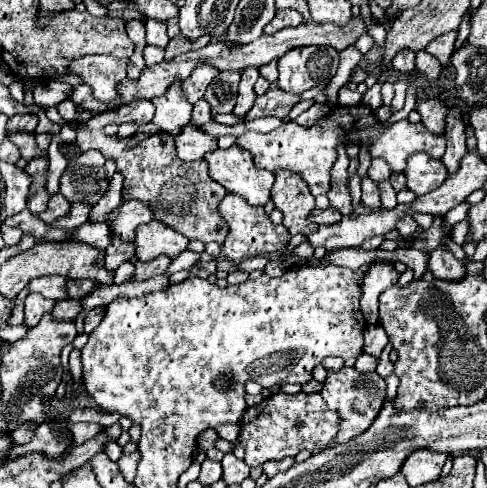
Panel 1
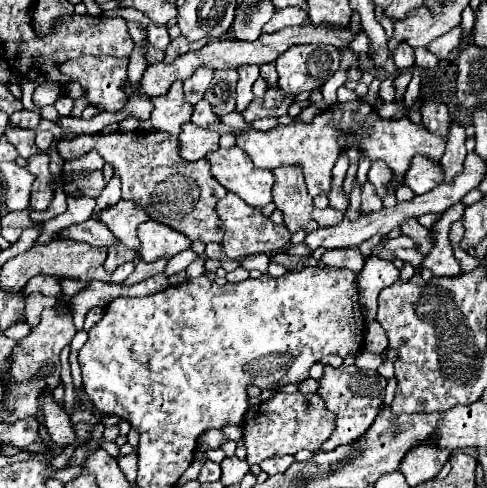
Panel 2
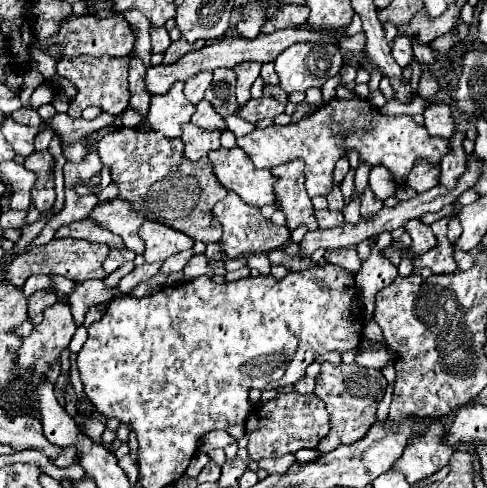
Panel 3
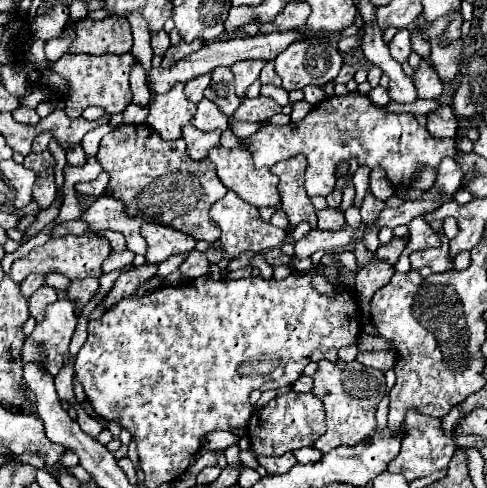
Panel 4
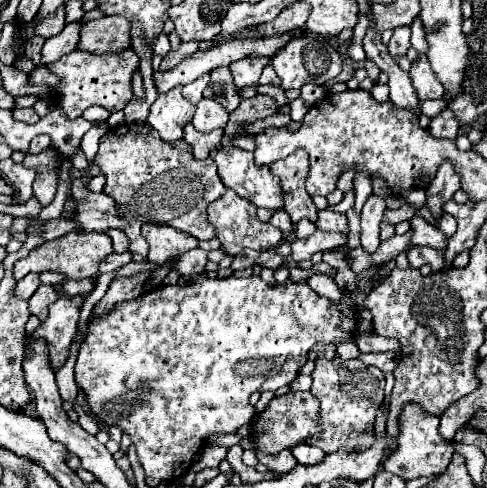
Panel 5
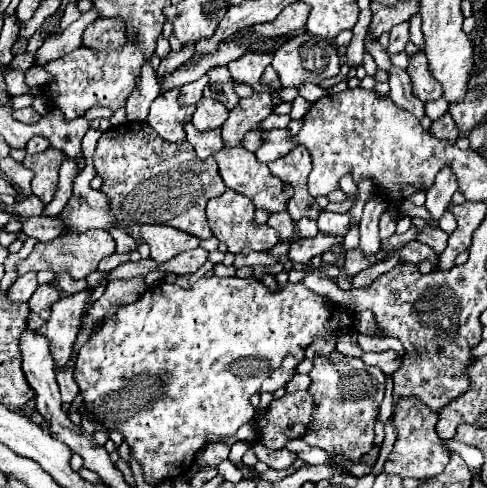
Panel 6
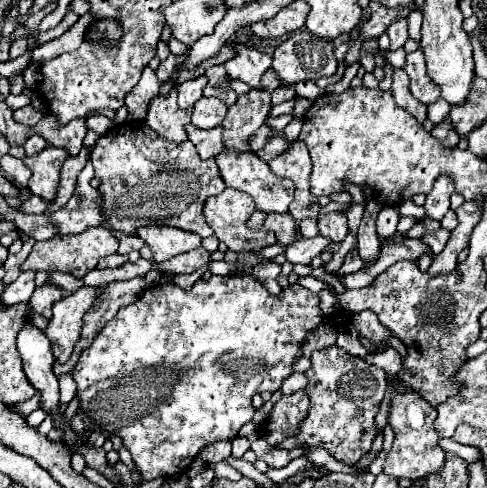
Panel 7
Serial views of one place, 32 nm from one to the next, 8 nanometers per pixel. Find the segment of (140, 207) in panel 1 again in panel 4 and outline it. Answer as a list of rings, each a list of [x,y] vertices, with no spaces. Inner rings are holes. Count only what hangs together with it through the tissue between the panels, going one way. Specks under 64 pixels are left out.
[[[98,196],[96,202],[86,210],[82,220],[88,222],[92,230],[114,230],[124,234],[128,250],[132,250],[134,254],[146,252],[146,242],[140,236],[142,218],[128,216],[124,202],[114,200],[112,196]]]

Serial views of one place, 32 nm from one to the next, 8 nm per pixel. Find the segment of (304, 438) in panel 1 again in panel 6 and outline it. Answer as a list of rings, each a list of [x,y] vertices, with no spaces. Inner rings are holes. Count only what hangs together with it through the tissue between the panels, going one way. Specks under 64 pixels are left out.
[[[306,390],[272,400],[268,410],[254,422],[256,440],[268,450],[282,450],[288,440],[302,438],[308,432],[314,408],[316,404]]]

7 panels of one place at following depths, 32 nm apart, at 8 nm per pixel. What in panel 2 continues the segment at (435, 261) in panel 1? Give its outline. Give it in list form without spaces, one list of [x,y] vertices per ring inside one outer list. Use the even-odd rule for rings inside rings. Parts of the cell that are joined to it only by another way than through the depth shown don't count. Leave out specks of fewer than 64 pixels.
[[[460,202],[454,208],[450,208],[444,216],[440,216],[440,220],[435,223],[434,231],[436,236],[436,243],[434,248],[426,254],[424,258],[424,268],[432,270],[434,276],[458,276],[462,274],[460,262],[454,258],[452,248],[450,248],[450,226],[452,222],[458,222],[466,210],[466,206]]]

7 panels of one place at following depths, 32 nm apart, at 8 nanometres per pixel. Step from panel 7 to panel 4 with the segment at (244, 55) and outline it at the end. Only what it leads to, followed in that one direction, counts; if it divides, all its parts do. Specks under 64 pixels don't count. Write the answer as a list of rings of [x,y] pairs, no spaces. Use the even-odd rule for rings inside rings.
[[[246,60],[246,62],[240,62],[240,64],[232,66],[234,78],[236,78],[236,96],[240,98],[240,102],[246,98],[248,86],[254,80],[258,80],[262,66],[264,66],[264,62],[260,62],[260,60]]]

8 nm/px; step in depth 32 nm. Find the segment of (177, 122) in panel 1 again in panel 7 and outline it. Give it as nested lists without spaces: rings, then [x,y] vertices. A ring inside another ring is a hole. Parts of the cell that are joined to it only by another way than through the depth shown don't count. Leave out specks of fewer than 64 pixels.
[[[172,88],[166,98],[158,96],[150,102],[146,124],[168,142],[184,142],[188,138],[184,126],[190,122],[192,108],[180,108],[176,102],[178,90]]]

